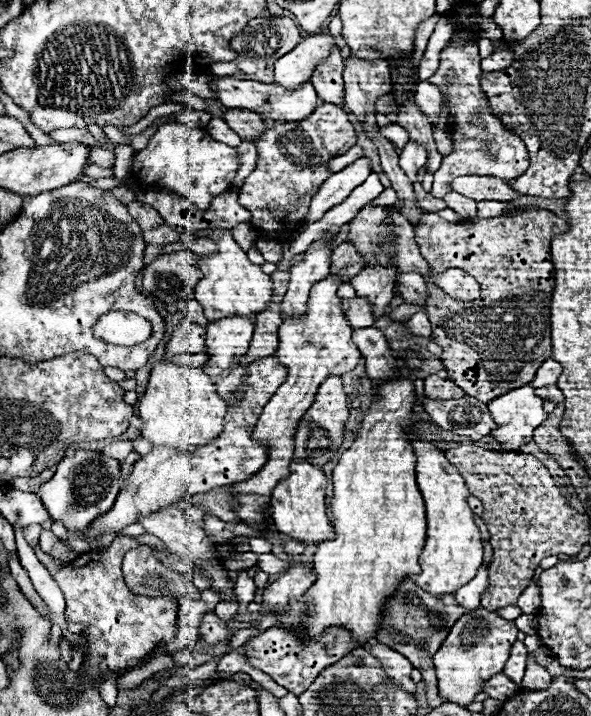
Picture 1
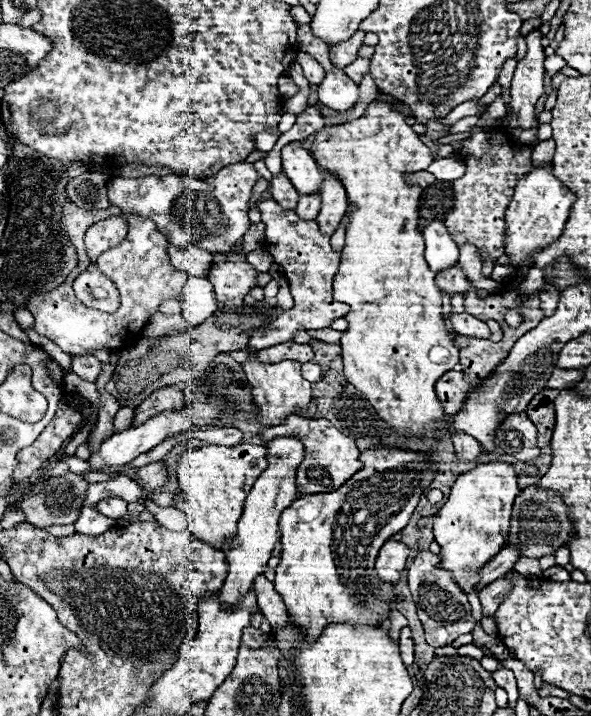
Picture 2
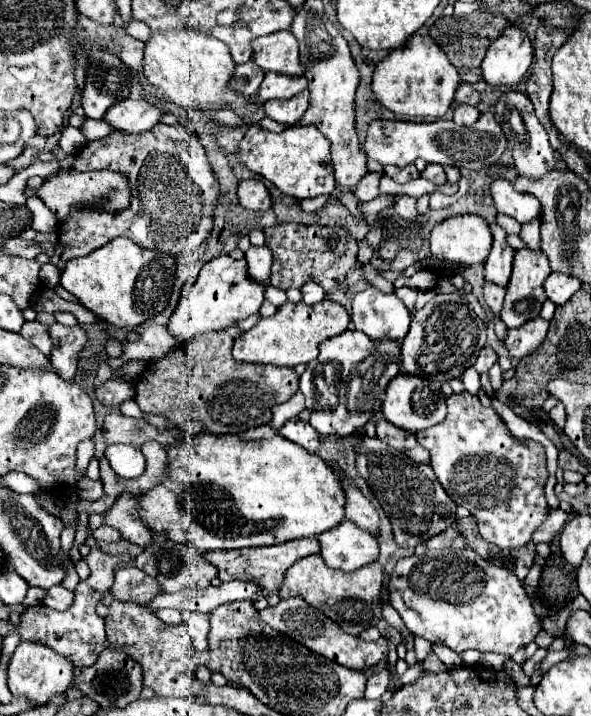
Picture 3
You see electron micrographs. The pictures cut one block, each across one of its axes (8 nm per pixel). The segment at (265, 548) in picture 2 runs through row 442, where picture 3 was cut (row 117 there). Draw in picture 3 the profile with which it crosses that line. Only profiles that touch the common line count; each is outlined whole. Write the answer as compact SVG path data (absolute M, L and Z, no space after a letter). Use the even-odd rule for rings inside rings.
M302 90L292 100L268 100L268 102L264 102L266 116L280 122L280 124L288 124L288 126L298 124L298 120L304 116L306 108L308 108L308 92L306 90Z

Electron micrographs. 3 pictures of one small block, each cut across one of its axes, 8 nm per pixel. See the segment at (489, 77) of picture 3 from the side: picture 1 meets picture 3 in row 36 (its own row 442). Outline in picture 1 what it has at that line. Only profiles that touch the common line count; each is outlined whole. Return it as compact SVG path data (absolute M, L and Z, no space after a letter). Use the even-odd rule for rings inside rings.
M532 386L514 388L512 392L494 398L488 408L498 428L492 436L500 442L502 452L514 452L532 440L534 428L546 420L542 398L534 394Z

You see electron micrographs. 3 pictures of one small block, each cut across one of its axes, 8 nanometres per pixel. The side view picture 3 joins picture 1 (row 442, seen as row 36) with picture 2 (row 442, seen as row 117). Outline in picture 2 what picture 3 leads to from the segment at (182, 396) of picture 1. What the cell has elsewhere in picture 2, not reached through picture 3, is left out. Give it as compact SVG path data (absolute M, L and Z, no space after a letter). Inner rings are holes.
M240 442L236 446L206 444L202 448L186 450L178 462L176 474L186 496L186 514L194 536L216 548L220 548L220 544L230 536L236 536L236 524L240 520L244 500L254 480L266 468L266 446Z

